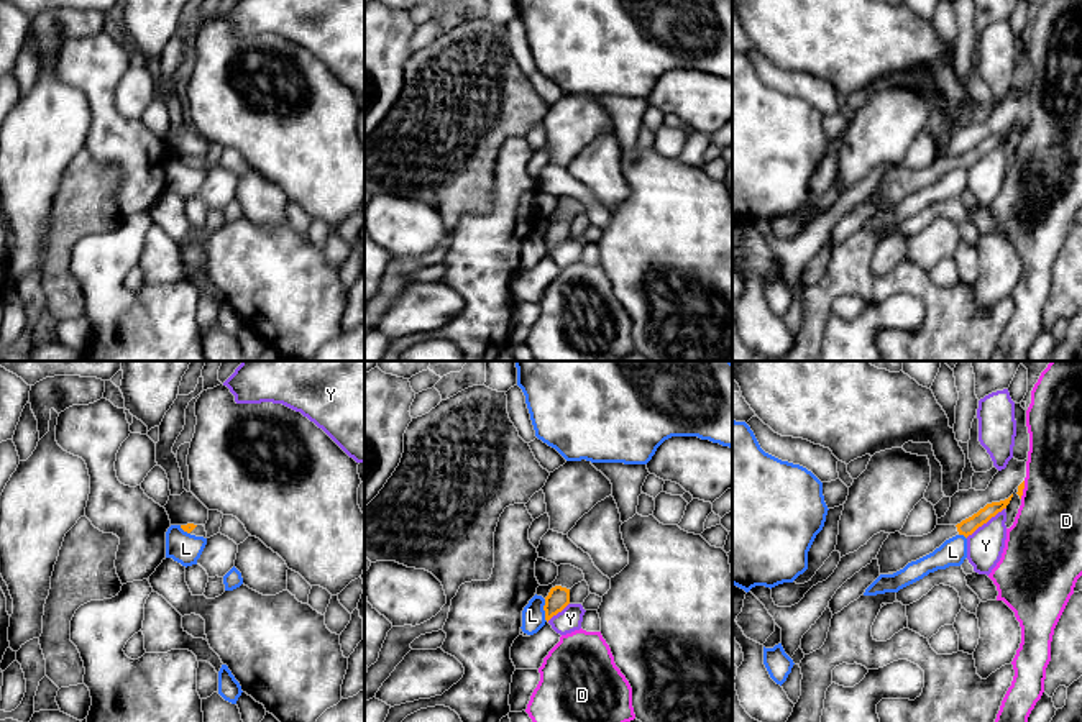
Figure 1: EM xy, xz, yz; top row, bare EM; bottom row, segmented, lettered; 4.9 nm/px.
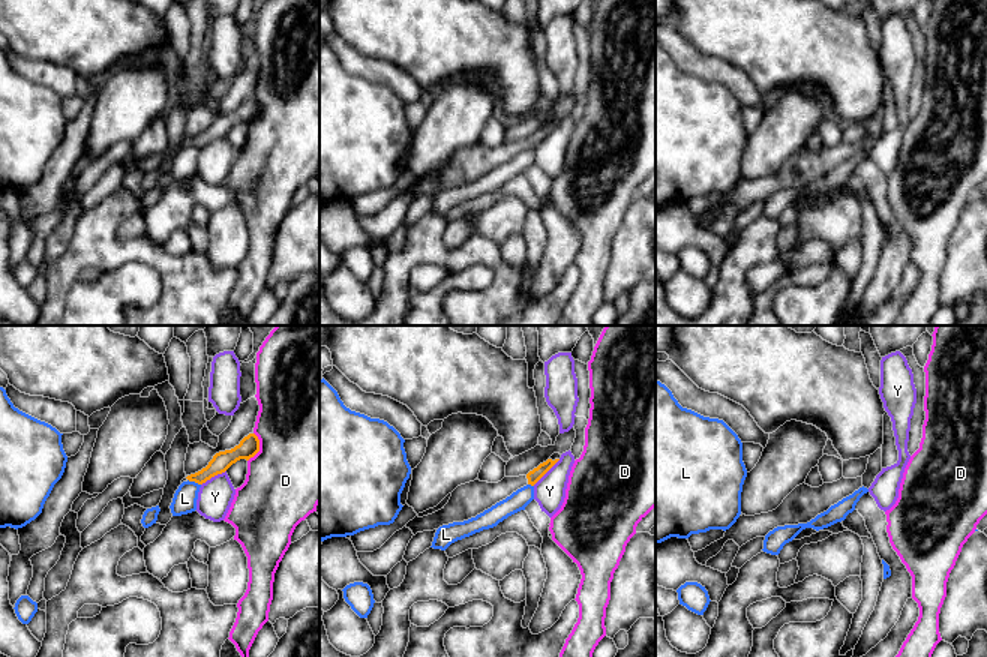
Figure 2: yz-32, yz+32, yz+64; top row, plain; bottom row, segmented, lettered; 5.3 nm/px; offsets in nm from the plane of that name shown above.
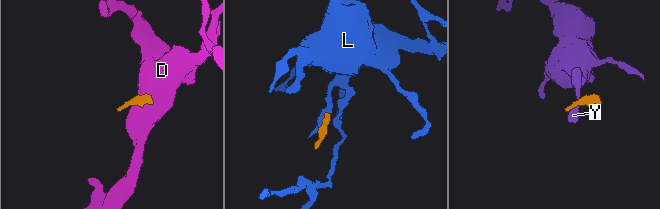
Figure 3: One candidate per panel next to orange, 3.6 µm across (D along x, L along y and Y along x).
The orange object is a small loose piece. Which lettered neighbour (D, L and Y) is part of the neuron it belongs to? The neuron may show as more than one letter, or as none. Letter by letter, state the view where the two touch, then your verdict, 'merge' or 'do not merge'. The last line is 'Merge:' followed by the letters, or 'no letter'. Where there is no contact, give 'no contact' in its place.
D: yz | do not merge
L: xz | do not merge
Y: yz | do not merge
Merge: no letter

